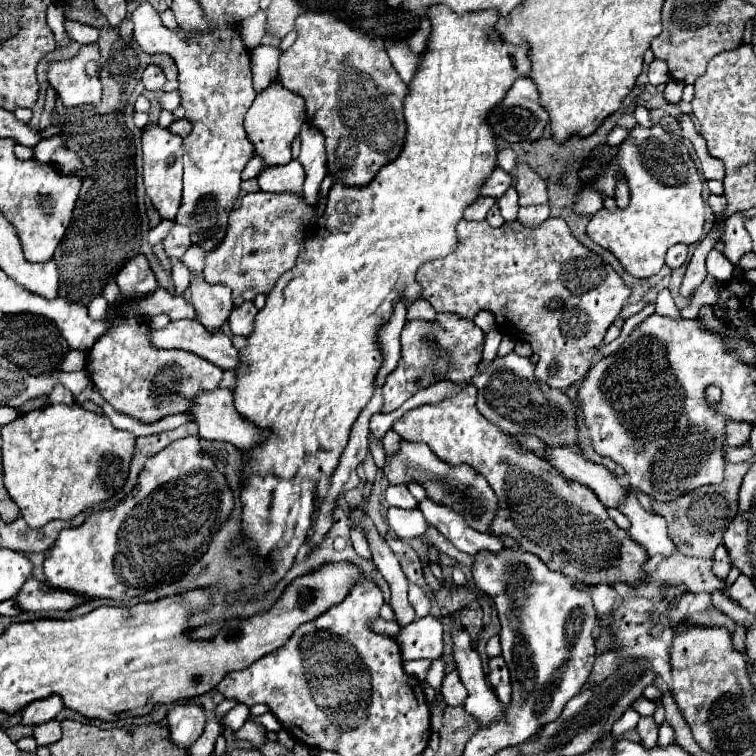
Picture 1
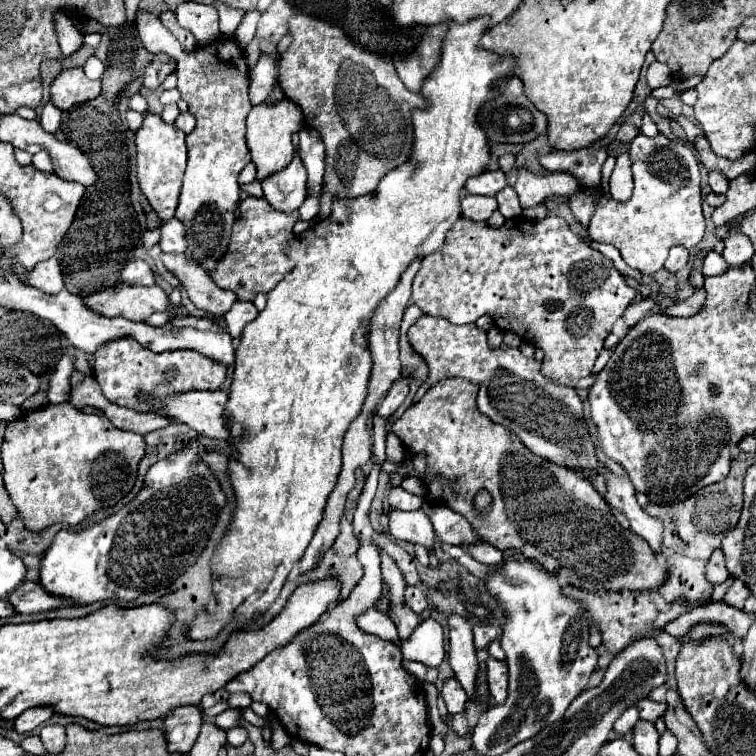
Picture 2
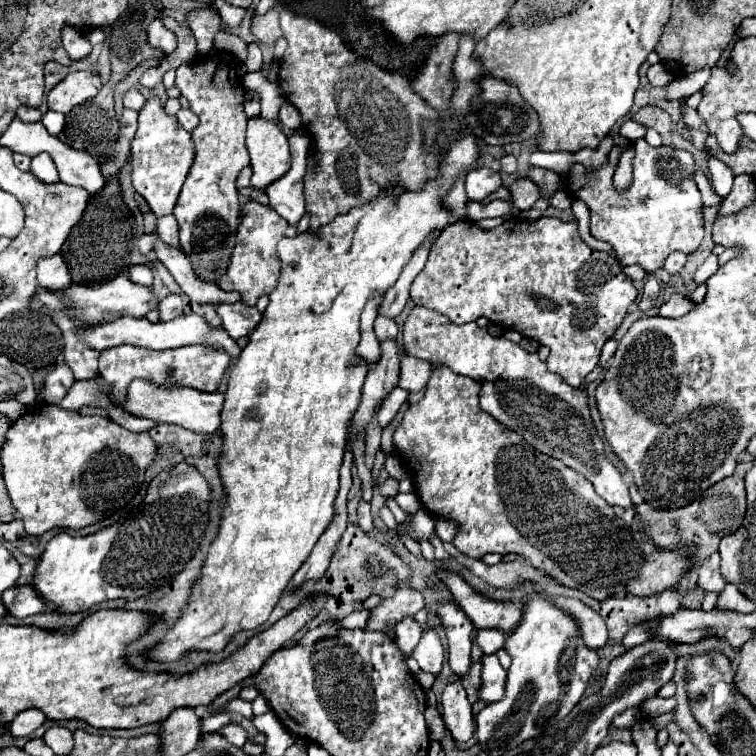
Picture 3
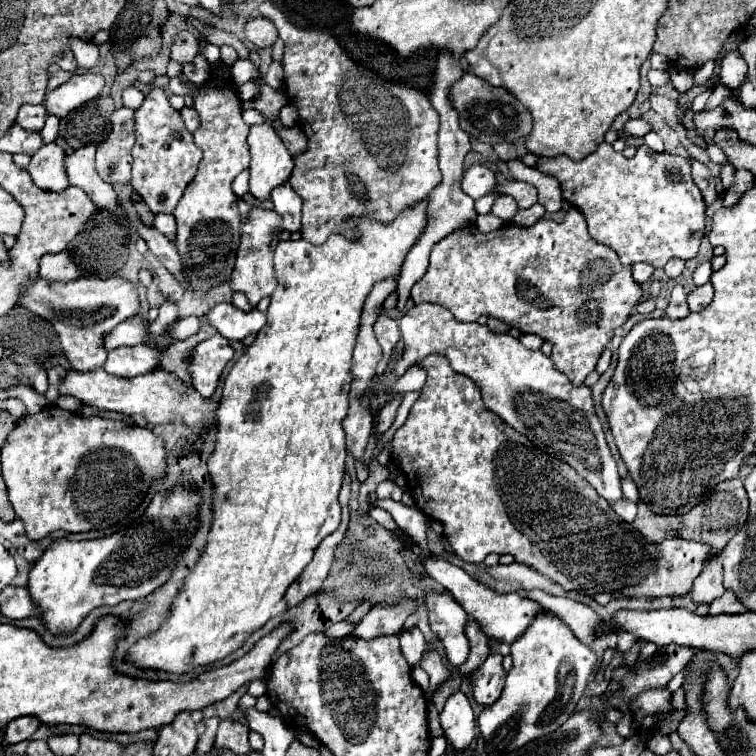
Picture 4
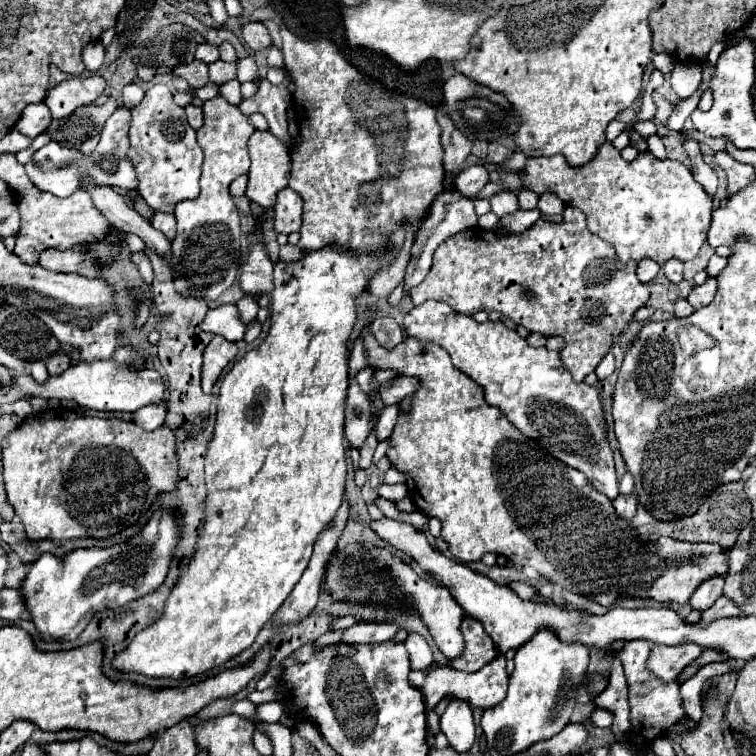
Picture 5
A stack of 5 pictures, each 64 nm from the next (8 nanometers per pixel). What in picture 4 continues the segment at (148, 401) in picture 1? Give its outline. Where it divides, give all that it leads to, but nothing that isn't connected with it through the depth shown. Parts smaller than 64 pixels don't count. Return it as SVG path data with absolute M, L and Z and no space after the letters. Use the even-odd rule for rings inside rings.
M220 334L196 346L196 352L190 364L190 374L192 374L194 388L202 396L210 398L214 394L220 374L232 356L234 356L234 350L230 348L230 342ZM138 344L134 348L114 348L108 354L108 360L104 364L104 370L116 376L132 378L138 374L146 374L154 368L158 368L160 352L156 348L148 348L144 344Z

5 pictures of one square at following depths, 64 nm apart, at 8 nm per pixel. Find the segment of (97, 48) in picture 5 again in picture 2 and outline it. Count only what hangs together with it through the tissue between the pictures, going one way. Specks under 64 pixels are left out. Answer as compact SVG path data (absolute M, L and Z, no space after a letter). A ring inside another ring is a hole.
M56 14L56 32L58 32L58 38L60 38L62 54L70 56L70 54L74 54L76 50L80 50L84 46L82 32L64 14Z

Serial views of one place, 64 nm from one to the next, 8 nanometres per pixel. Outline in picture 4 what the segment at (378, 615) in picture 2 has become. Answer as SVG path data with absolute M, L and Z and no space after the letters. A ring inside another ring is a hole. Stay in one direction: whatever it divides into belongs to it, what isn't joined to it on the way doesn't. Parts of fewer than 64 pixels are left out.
M336 622L334 626L330 626L330 628L326 630L326 636L332 636L332 638L344 638L344 636L348 636L348 634L352 632L354 626L356 626L356 624L352 624L352 622Z

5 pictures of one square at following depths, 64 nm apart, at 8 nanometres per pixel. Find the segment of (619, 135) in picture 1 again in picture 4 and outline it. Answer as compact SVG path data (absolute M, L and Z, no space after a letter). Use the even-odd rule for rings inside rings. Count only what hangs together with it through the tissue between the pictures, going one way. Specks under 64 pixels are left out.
M630 120L624 126L624 132L632 134L632 136L646 136L650 130L652 130L652 126L648 122L644 122L644 120Z

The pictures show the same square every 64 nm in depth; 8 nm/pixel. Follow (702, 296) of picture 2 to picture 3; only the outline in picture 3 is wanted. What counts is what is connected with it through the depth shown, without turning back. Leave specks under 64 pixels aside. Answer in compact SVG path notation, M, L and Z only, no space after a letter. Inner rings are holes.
M674 292L674 294L670 296L670 300L668 300L664 306L658 308L658 312L660 312L660 316L664 316L664 318L682 318L682 316L686 316L692 308L694 308L694 304L692 304L684 294Z

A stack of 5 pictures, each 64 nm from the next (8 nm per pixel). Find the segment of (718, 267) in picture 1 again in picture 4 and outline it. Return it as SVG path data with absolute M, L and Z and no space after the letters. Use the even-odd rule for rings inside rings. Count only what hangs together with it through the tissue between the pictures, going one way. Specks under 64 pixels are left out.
M704 262L704 264L700 264L700 266L696 268L696 272L694 272L694 284L696 284L696 286L702 286L702 284L706 284L706 282L710 280L710 274L712 274L710 262Z

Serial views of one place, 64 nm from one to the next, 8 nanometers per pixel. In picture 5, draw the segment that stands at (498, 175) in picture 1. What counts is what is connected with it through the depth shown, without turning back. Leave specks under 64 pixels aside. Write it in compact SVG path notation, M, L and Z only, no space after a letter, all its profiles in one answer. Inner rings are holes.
M484 166L464 168L462 172L458 172L454 184L456 184L456 188L458 188L462 194L474 196L474 194L478 194L478 192L488 184L488 170L486 170Z

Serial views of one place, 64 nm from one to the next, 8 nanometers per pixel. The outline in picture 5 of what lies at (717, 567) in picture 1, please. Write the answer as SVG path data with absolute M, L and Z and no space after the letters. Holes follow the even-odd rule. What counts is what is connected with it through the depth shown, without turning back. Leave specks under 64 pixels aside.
M716 576L716 578L710 578L706 582L702 582L698 586L698 590L694 592L694 596L690 598L690 606L694 610L700 610L704 612L706 608L710 608L714 604L714 600L718 600L722 596L722 586L724 586L724 578Z

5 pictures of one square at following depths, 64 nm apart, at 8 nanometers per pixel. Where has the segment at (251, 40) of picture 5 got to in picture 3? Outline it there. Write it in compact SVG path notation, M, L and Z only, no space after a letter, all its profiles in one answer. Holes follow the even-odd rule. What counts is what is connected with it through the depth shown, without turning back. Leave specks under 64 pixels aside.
M274 6L262 18L252 18L250 30L256 36L256 42L274 44L282 36L282 30L280 30L280 24L278 24L278 12L280 10L282 10L280 6Z

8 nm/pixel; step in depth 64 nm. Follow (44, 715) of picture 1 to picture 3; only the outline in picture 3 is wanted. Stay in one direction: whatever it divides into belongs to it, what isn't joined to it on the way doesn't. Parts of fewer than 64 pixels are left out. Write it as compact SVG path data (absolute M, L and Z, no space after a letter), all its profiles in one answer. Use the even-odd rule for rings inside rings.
M24 710L12 720L10 734L16 738L30 736L38 726L44 724L44 720L46 720L46 716L42 716L42 712L38 712L38 710Z

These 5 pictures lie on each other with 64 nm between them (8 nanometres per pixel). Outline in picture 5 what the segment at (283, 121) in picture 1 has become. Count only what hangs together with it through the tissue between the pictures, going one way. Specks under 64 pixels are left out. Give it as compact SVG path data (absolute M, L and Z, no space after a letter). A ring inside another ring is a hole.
M256 130L248 140L248 152L250 152L250 172L248 172L248 188L246 198L262 208L274 208L276 194L288 186L290 178L290 154L288 148L272 134L272 132L260 132Z

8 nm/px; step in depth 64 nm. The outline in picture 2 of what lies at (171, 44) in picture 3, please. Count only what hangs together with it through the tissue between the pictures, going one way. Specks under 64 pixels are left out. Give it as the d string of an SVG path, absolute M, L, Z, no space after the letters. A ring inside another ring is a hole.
M140 10L136 16L142 44L148 52L164 52L178 58L178 90L188 102L188 110L196 116L196 128L186 136L188 168L184 186L178 198L176 218L186 228L188 252L194 262L202 264L208 274L226 254L234 216L240 204L240 170L250 164L250 150L246 146L246 116L250 112L248 98L248 66L242 50L230 40L216 40L208 46L198 46L194 52L184 52L172 32L162 22Z

